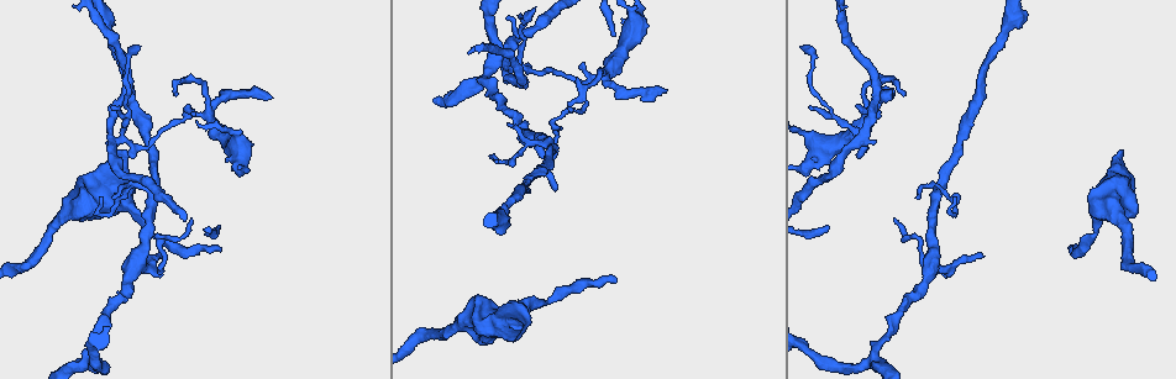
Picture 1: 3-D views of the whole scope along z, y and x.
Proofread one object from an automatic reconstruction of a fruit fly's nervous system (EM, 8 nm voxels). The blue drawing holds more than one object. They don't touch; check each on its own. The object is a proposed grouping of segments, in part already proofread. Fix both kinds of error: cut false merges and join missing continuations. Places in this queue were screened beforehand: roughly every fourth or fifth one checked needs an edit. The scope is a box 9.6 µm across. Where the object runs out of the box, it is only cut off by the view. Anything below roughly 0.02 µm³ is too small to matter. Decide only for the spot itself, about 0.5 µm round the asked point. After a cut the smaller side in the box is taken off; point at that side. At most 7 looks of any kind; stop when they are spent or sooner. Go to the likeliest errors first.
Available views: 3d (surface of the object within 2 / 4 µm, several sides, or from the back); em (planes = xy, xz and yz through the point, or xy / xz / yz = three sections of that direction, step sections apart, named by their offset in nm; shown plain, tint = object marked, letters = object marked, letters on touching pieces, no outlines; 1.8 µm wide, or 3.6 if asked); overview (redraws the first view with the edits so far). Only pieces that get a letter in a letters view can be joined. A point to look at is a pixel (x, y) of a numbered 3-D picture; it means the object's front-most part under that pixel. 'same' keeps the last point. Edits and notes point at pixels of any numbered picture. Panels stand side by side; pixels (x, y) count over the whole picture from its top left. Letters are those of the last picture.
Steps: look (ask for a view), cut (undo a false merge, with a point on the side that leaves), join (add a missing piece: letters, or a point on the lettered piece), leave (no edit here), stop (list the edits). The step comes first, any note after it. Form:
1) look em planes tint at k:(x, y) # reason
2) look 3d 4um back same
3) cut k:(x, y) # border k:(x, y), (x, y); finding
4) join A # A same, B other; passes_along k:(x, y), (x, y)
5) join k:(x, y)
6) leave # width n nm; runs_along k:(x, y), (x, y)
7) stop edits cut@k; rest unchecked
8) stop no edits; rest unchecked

look em planes letters at 1:(859, 140) # abrupt turn

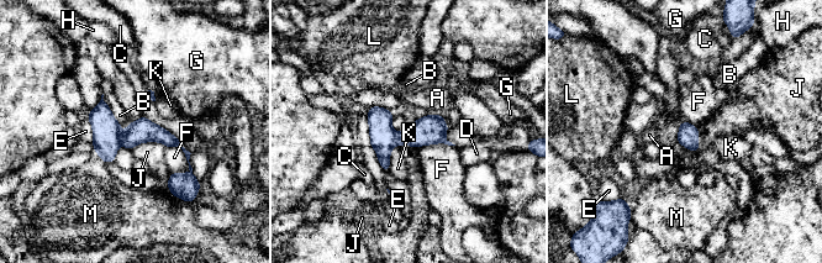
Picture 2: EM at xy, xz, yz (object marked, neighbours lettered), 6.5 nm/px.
cut 2:(383, 137) # longest_contact E 400 nm; A other, B other, C other, D other, E other, F other, G other, H other, J other, K other, L other, M other; border 2:(378, 156), (389, 157); a second neuron is stuck on

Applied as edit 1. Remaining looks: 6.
look em 3.6um planes letters at 1:(614, 283) # end of a long branch

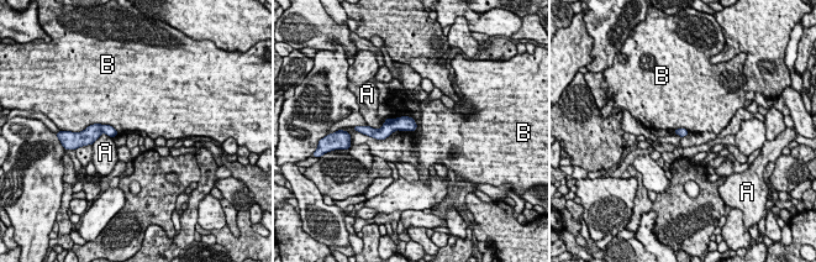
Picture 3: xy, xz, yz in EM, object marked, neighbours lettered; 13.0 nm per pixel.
leave # width 120 nm; A other, B other; none of them fits

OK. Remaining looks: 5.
look em 3.6um planes plain at 1:(1122, 149) # thick end

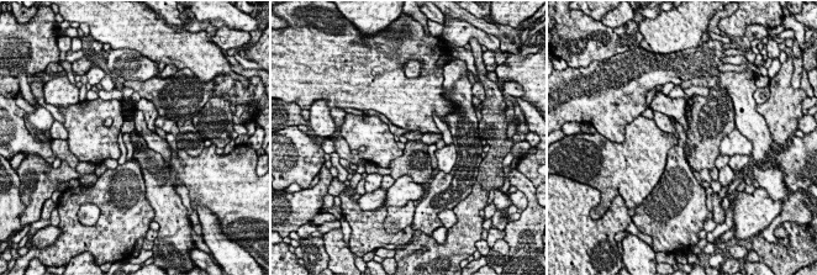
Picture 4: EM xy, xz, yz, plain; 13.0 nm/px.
look em 3.6um planes letters same # what lies round it

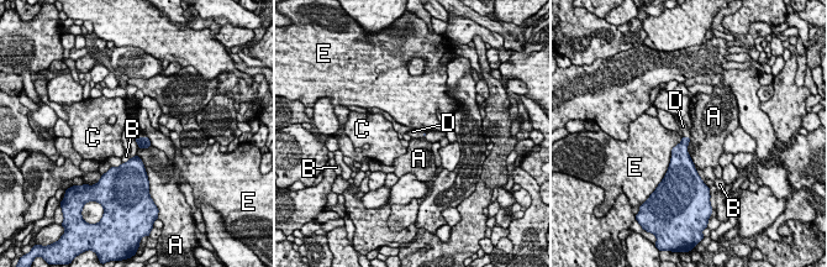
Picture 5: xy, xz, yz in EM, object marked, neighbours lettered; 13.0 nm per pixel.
join D # A other, B other, C other, D same, E other; passes_along 5:(143, 142), (141, 137), (137, 132); it goes on there

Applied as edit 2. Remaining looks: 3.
stop edits cut@2, join@5; rest unchecked

